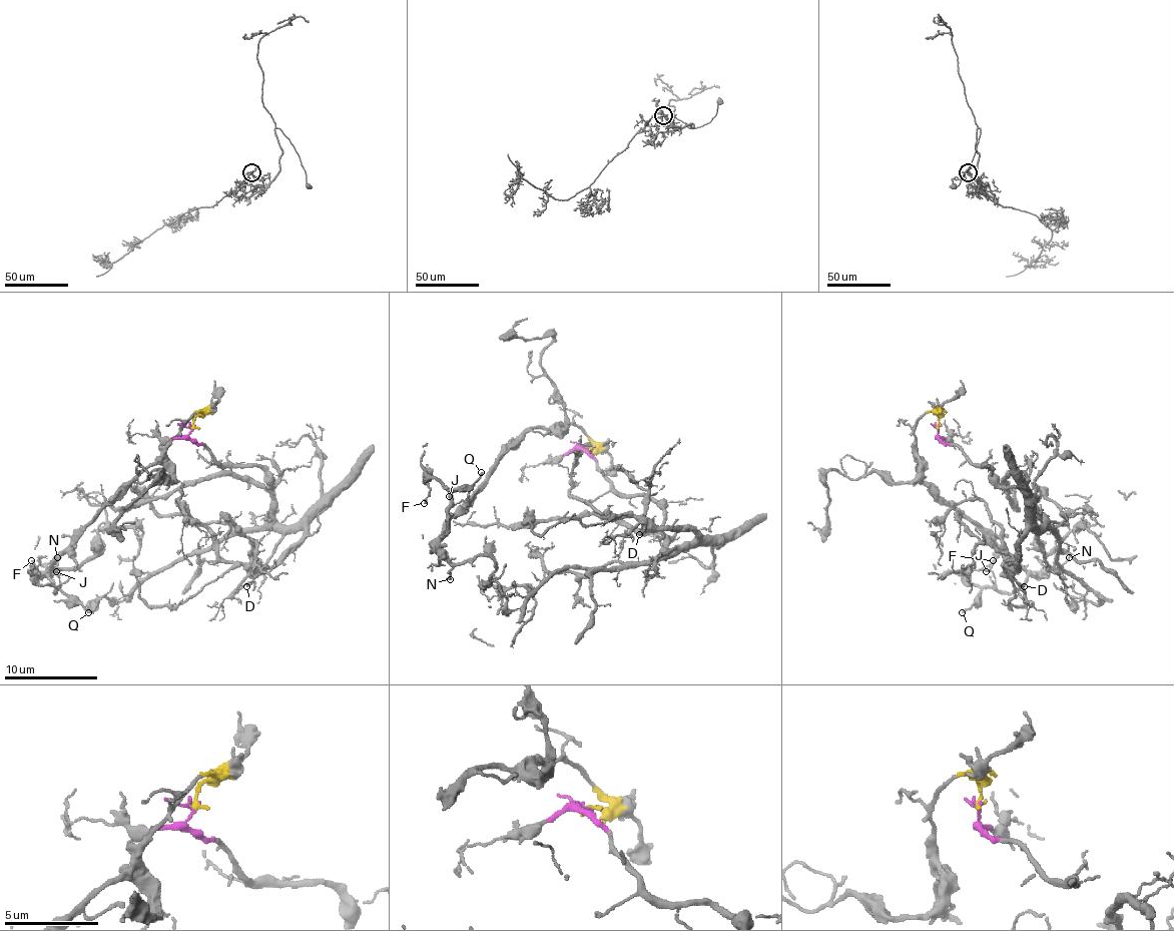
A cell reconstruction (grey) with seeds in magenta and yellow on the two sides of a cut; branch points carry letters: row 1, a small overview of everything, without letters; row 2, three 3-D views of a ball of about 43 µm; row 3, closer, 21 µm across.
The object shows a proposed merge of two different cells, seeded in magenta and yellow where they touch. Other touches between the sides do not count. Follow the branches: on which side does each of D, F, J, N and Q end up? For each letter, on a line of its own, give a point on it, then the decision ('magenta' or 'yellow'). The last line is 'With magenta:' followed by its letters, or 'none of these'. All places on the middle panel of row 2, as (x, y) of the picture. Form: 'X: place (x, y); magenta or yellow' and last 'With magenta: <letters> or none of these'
D: place (639, 534); magenta
F: place (424, 503); yellow
J: place (449, 496); yellow
N: place (450, 579); yellow
Q: place (481, 472); yellow
With magenta: D

